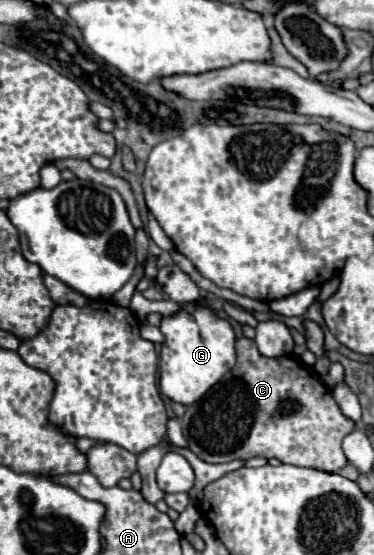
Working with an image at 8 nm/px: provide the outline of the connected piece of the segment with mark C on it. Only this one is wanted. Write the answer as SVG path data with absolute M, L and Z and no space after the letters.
M239 338L235 348L237 364L199 402L187 406L187 412L181 418L181 428L189 450L209 464L263 456L267 460L275 458L283 464L321 468L327 472L337 472L343 468L347 464L347 458L341 450L341 440L355 426L345 418L339 404L331 396L331 390L323 386L317 376L307 372L295 358L265 358L249 338Z

